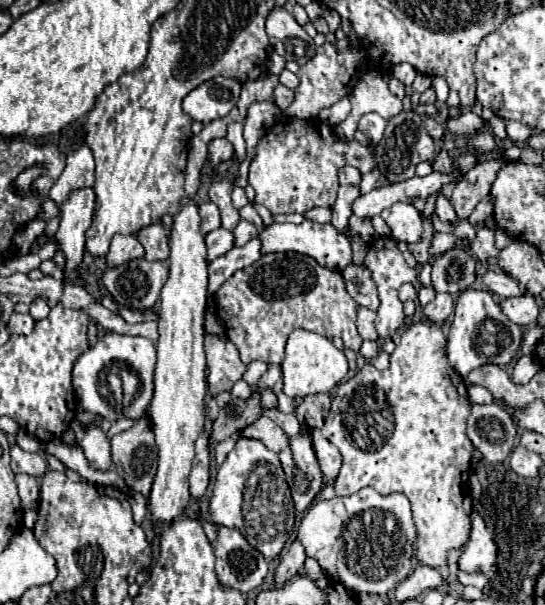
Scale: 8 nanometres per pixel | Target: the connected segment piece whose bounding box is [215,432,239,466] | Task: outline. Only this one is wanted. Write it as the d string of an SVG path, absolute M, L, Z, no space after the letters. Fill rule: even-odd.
M235 432L233 436L229 436L229 440L223 440L223 442L217 444L217 448L215 448L215 462L217 462L217 466L223 464L225 456L235 448L235 442L237 440L239 440L239 432Z

